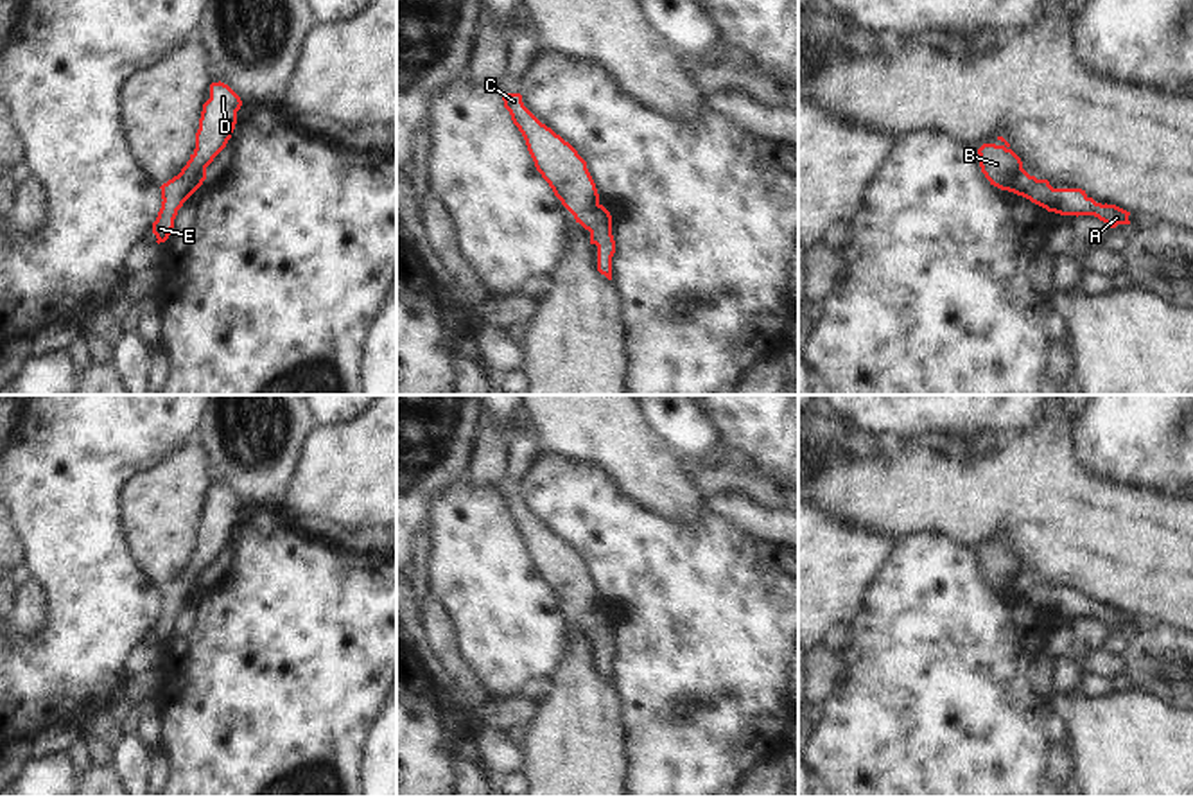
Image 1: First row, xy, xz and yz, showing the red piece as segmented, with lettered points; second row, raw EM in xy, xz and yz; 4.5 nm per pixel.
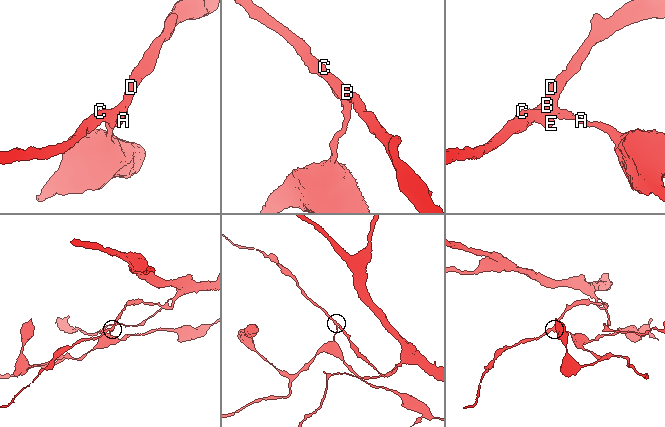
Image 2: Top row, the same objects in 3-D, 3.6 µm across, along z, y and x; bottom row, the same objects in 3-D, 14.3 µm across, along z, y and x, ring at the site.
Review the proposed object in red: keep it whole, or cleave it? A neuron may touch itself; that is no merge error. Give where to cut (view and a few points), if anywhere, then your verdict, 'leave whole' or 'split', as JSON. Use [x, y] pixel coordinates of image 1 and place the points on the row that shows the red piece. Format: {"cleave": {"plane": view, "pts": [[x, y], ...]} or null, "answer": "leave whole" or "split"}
{"cleave": {"plane": "xz", "pts": [[598, 203], [578, 209], [573, 214]]}, "answer": "split"}

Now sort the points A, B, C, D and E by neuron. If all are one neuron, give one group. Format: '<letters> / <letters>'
A / B C D E

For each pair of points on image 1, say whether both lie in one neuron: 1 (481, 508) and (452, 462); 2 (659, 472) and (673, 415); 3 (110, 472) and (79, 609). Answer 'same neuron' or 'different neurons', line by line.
1: different neurons
2: different neurons
3: same neuron

